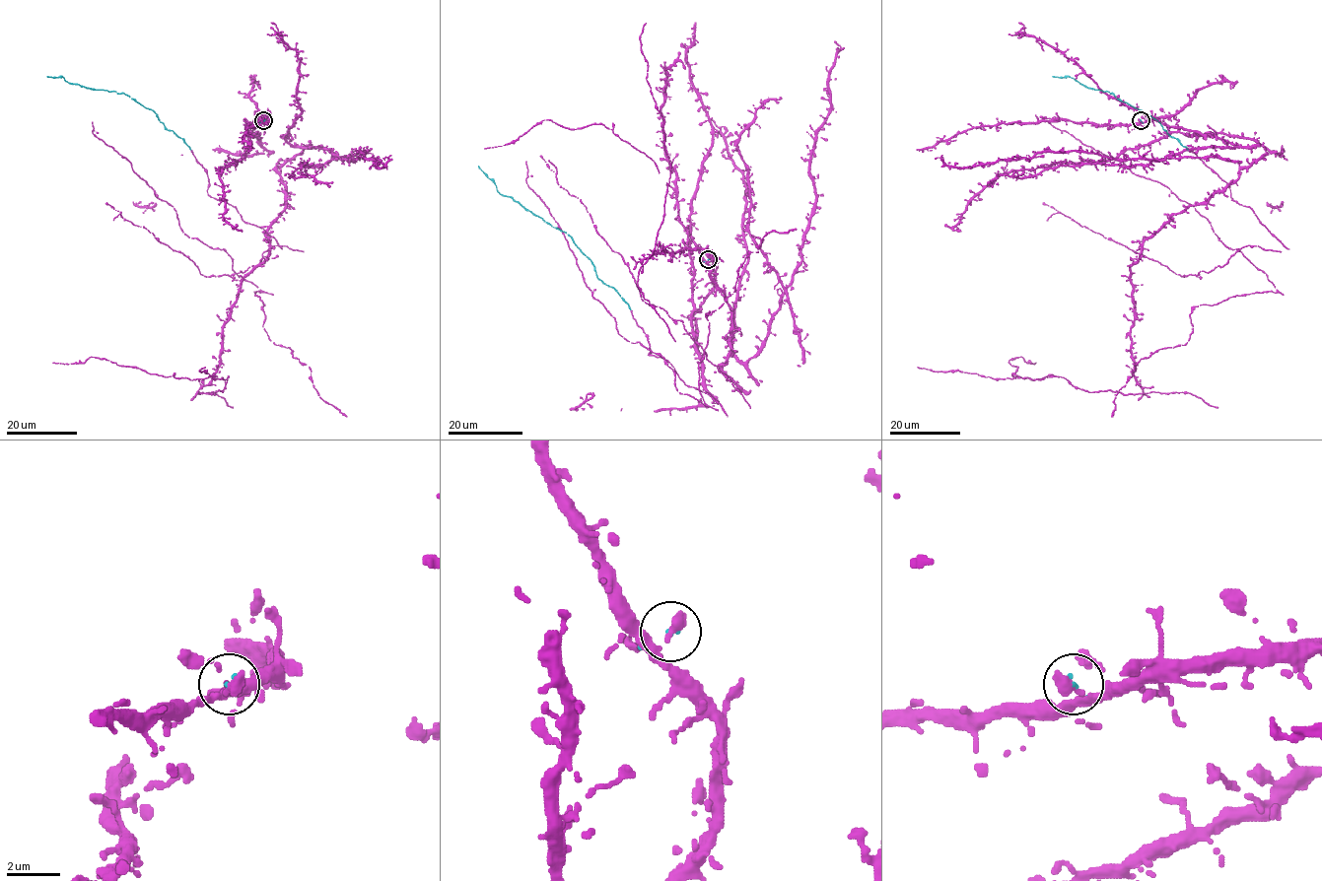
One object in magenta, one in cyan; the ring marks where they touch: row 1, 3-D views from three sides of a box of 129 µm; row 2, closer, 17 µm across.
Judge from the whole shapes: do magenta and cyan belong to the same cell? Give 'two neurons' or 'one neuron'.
one neuron

